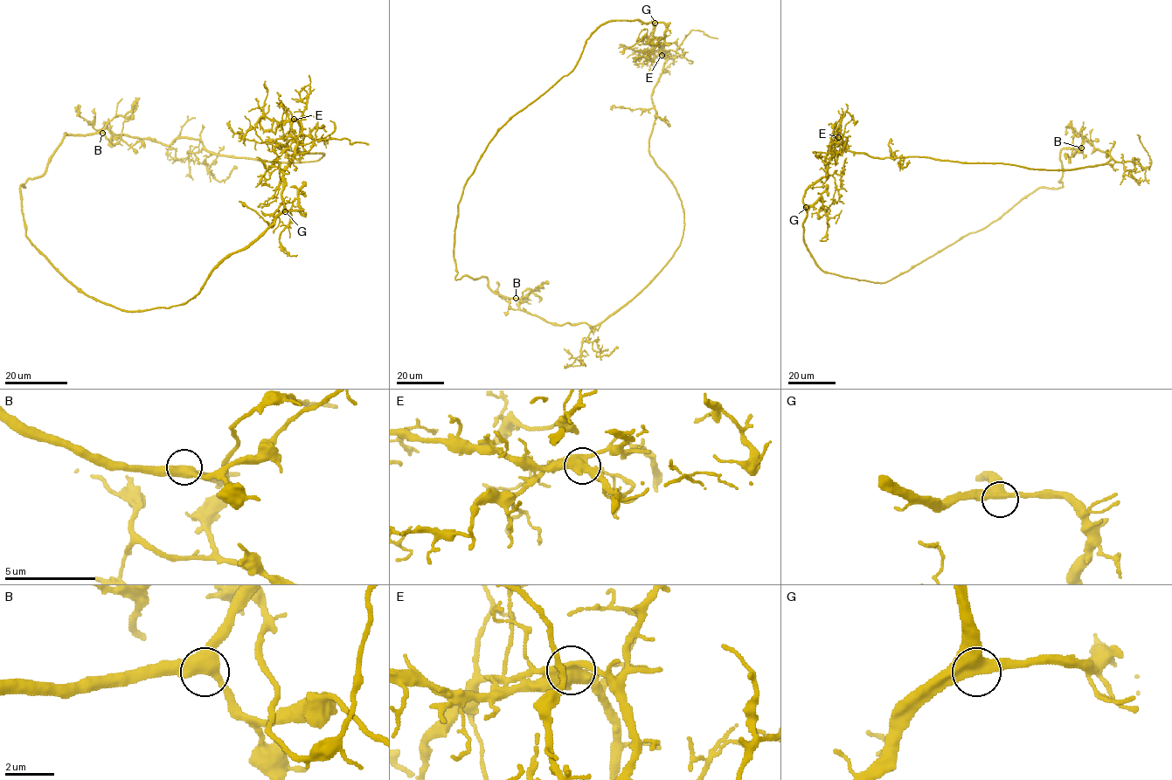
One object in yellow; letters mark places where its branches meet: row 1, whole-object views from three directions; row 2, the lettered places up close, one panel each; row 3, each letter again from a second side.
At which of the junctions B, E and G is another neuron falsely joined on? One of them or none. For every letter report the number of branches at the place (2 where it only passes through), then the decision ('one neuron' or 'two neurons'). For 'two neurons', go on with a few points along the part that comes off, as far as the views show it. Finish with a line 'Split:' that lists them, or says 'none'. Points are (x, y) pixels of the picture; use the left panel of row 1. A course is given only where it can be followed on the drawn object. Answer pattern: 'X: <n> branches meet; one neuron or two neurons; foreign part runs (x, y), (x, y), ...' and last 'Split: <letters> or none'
B: 3 branches meet; one neuron
E: 3 branches meet; two neurons; foreign part runs (294, 119), (299, 134), (277, 147), (318, 160), (215, 155), (107, 123), (114, 144), (132, 113)
G: 3 branches meet; one neuron
Split: E

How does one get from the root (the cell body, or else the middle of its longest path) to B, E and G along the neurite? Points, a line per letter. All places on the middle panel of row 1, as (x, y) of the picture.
B: (673, 182), (684, 217), (679, 246), (602, 321), (548, 322), (519, 307), (523, 291), (538, 289), (516, 298)
E: (673, 182), (657, 166), (648, 150), (655, 115), (651, 93), (665, 60), (661, 55)
G: (673, 182), (648, 150), (655, 115), (651, 93), (669, 58), (662, 45), (653, 42), (655, 23)

